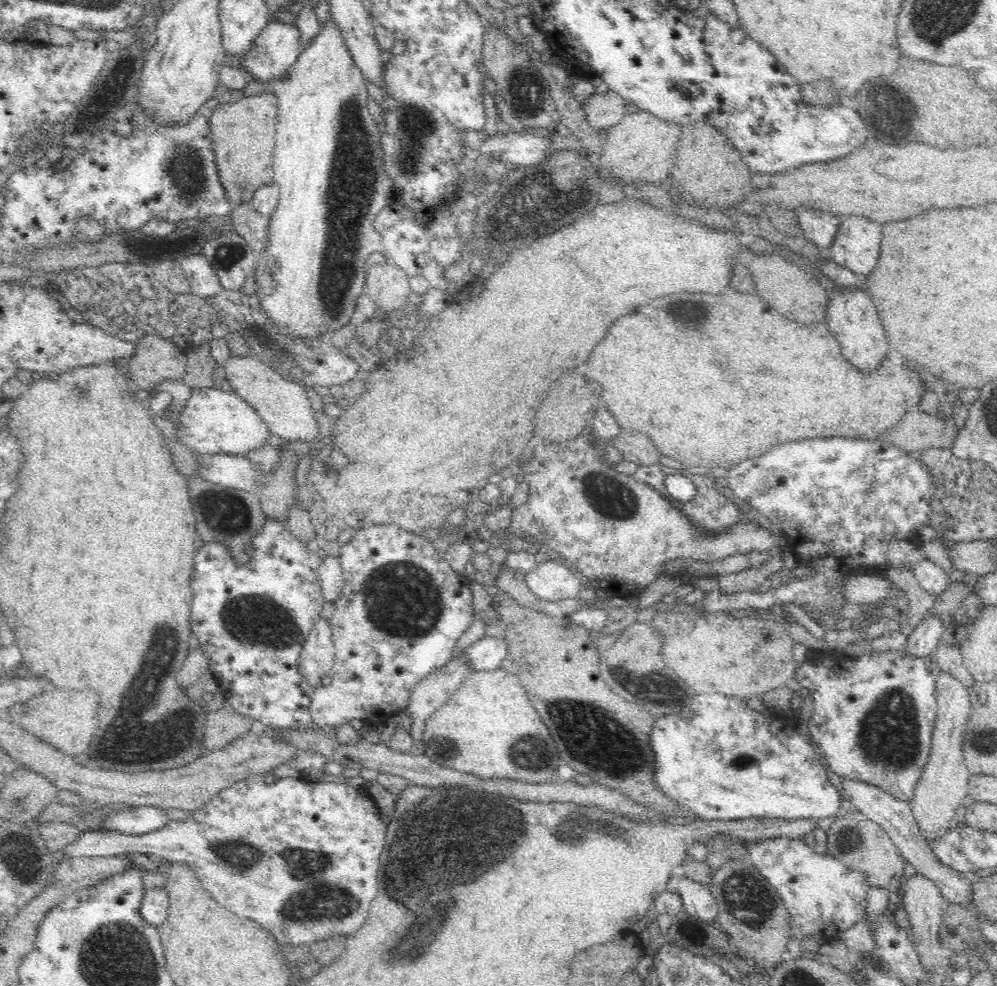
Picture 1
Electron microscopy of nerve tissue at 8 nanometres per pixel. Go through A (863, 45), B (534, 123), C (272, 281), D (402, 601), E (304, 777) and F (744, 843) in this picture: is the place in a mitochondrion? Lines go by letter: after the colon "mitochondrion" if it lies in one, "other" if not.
A: other
B: other
C: other
D: mitochondrion
E: other
F: other

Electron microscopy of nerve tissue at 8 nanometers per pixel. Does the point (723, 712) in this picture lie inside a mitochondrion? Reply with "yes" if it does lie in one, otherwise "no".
no

